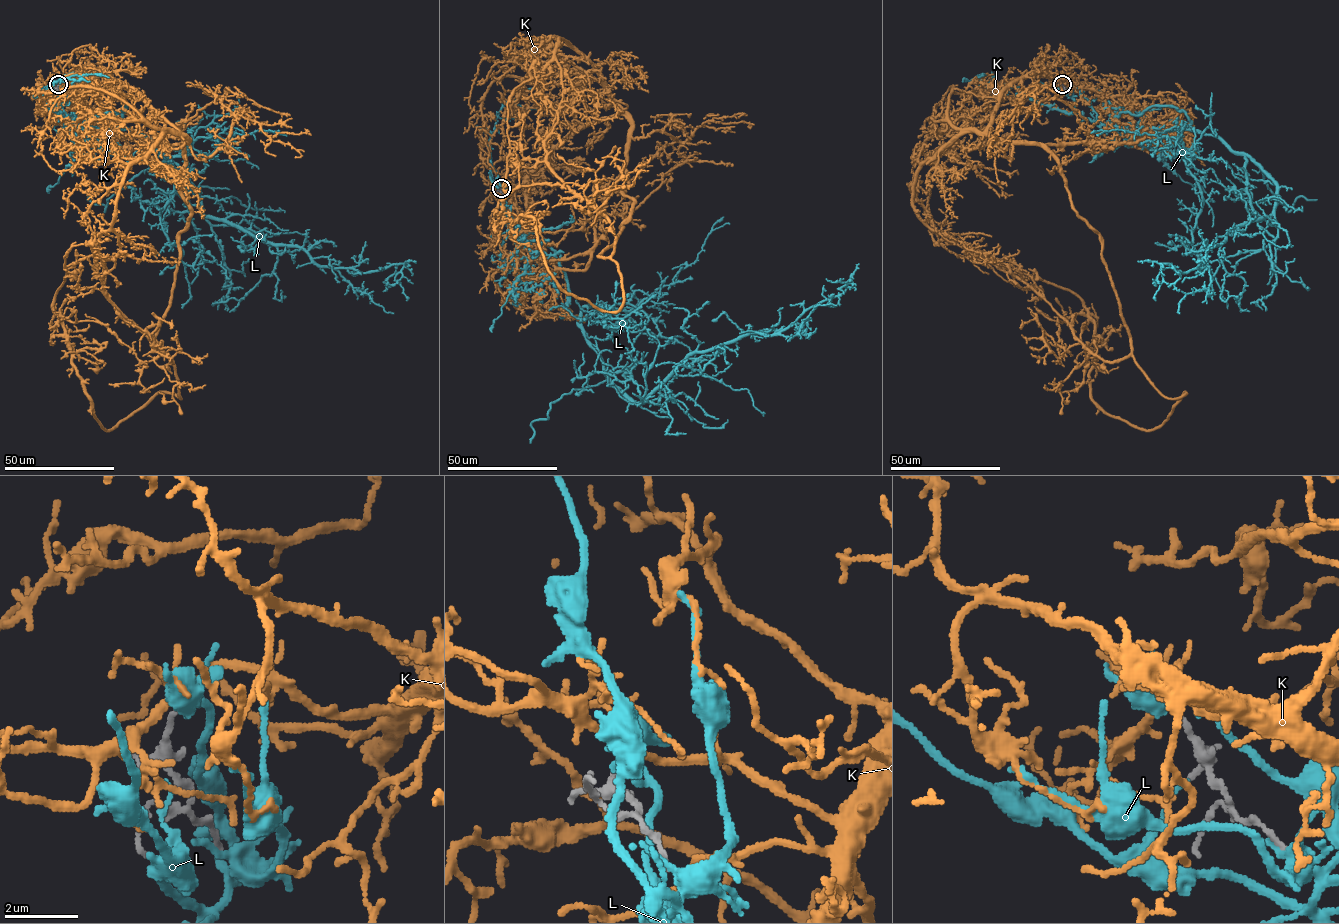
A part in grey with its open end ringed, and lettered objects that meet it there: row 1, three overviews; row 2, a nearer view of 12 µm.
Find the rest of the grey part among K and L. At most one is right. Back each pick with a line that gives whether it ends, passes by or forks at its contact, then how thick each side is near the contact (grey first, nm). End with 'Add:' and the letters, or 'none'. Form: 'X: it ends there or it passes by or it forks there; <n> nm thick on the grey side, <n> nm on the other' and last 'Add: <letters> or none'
K: it forks there; 160 nm thick on the grey side, 200 nm on the other
Add: K

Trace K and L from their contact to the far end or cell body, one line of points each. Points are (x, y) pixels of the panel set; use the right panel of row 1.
K: (1062, 84), (1013, 82), (989, 132), (1053, 156), (1139, 368), (1186, 392), (1152, 429), (1122, 419)
L: (1062, 85), (1107, 126), (1182, 110), (1276, 185), (1275, 210), (1234, 227), (1207, 267), (1161, 265), (1155, 300)

